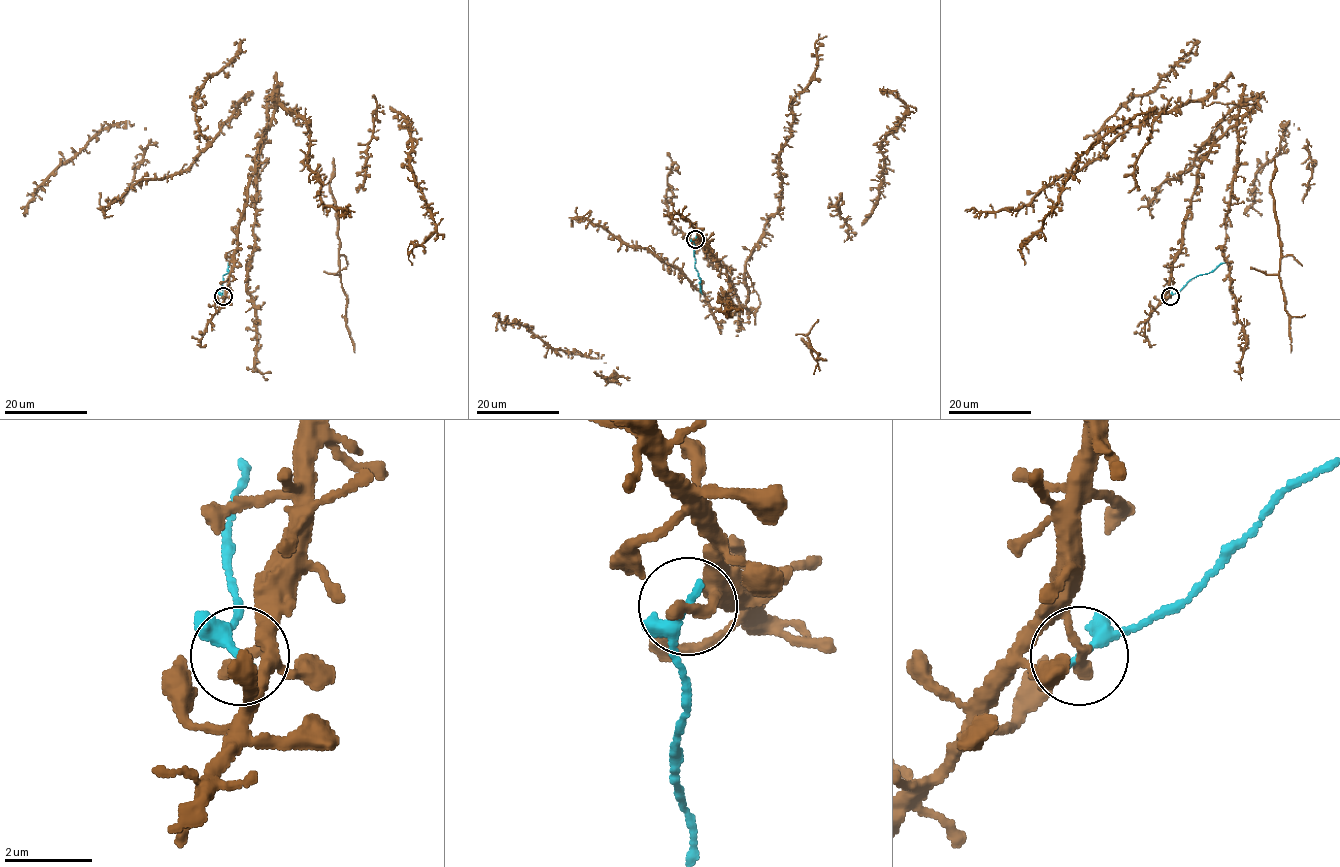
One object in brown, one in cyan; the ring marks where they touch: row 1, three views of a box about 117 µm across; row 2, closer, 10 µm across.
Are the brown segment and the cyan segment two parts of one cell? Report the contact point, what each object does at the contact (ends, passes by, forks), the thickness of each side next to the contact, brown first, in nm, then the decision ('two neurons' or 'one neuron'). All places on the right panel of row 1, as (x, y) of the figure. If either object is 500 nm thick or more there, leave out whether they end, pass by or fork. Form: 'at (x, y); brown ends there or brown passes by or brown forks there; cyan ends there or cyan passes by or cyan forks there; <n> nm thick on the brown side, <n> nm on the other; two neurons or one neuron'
at (1170, 296); brown ends there; cyan passes by; 320 nm thick on the brown side, 220 nm on the other; two neurons

